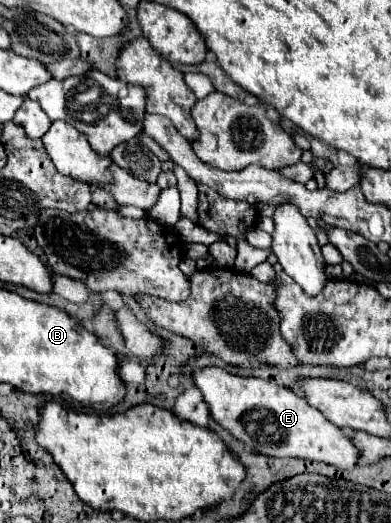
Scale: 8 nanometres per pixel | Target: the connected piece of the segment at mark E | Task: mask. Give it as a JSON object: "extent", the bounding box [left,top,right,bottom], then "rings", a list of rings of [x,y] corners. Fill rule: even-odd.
{"extent":[194,367,358,469],"rings":[[[206,367],[194,371],[196,387],[204,393],[204,401],[212,411],[212,419],[230,431],[238,441],[250,445],[268,457],[296,457],[320,461],[338,469],[354,469],[358,463],[358,447],[330,423],[302,395],[276,383],[232,375],[222,367]]]}

